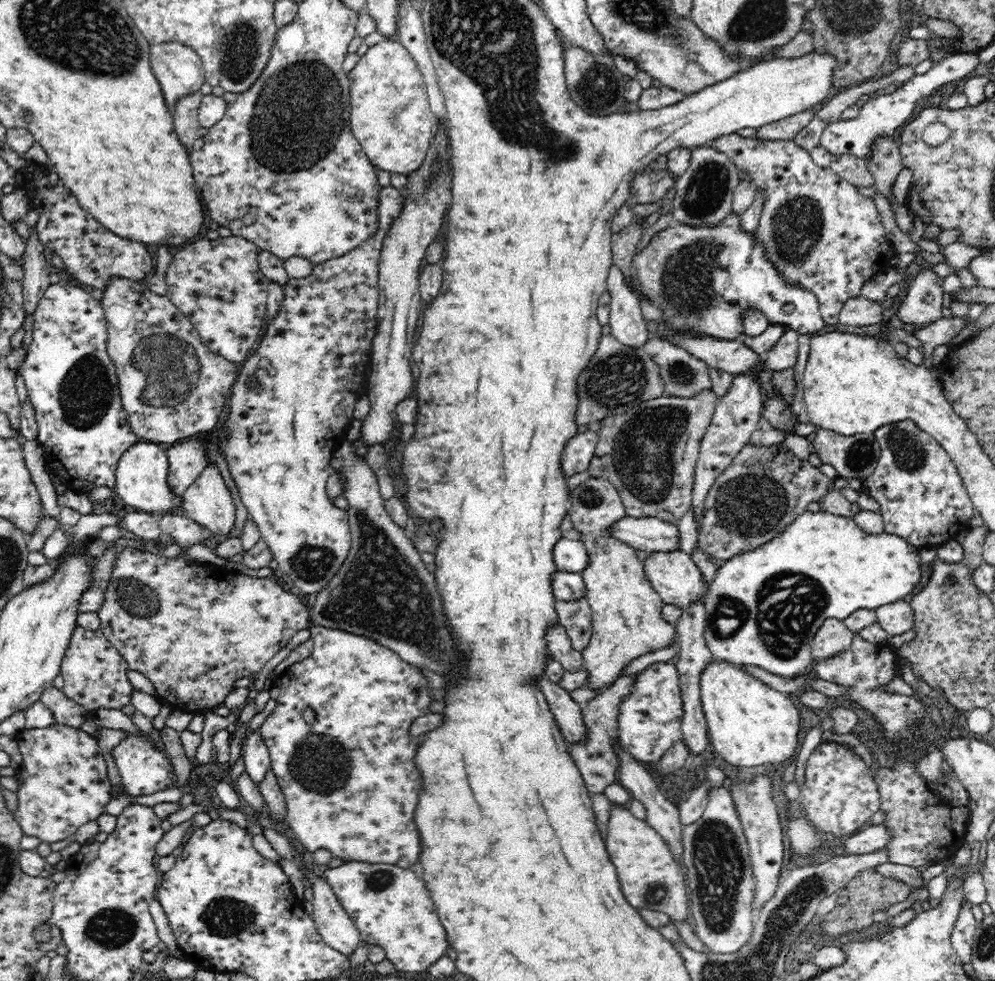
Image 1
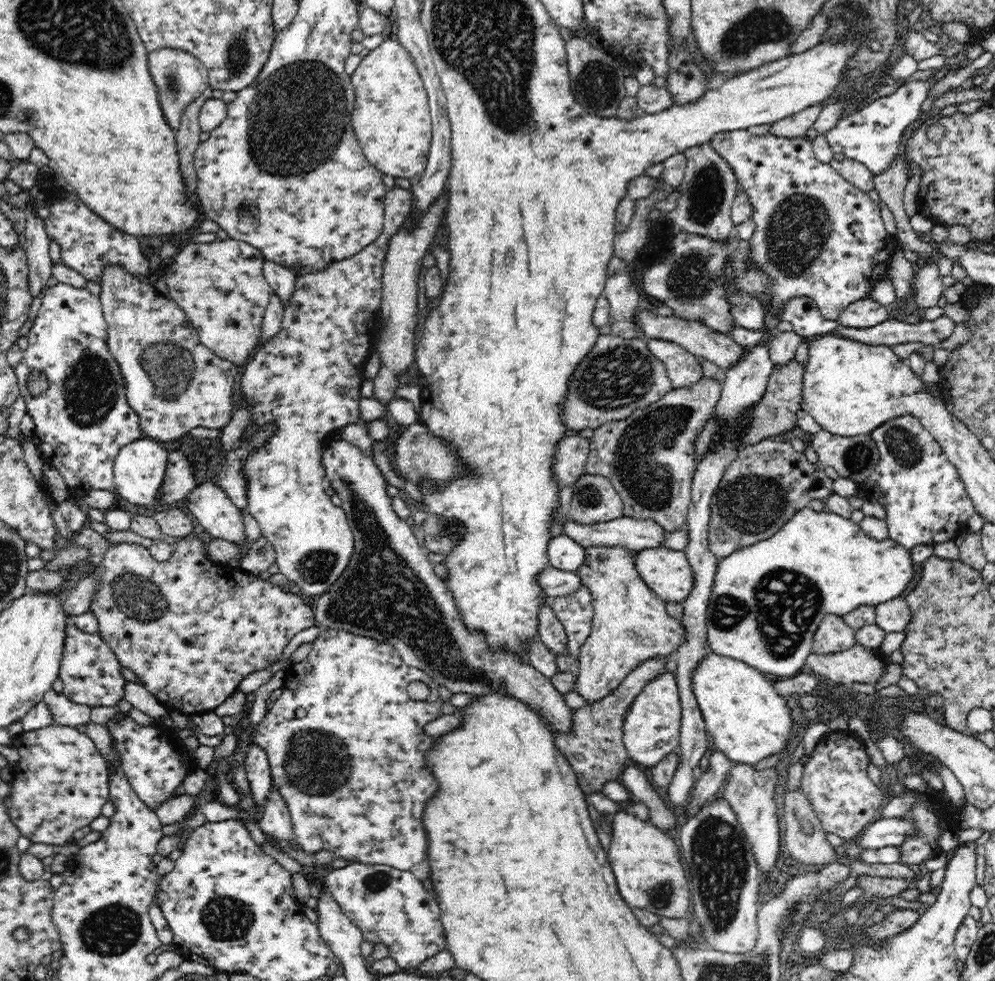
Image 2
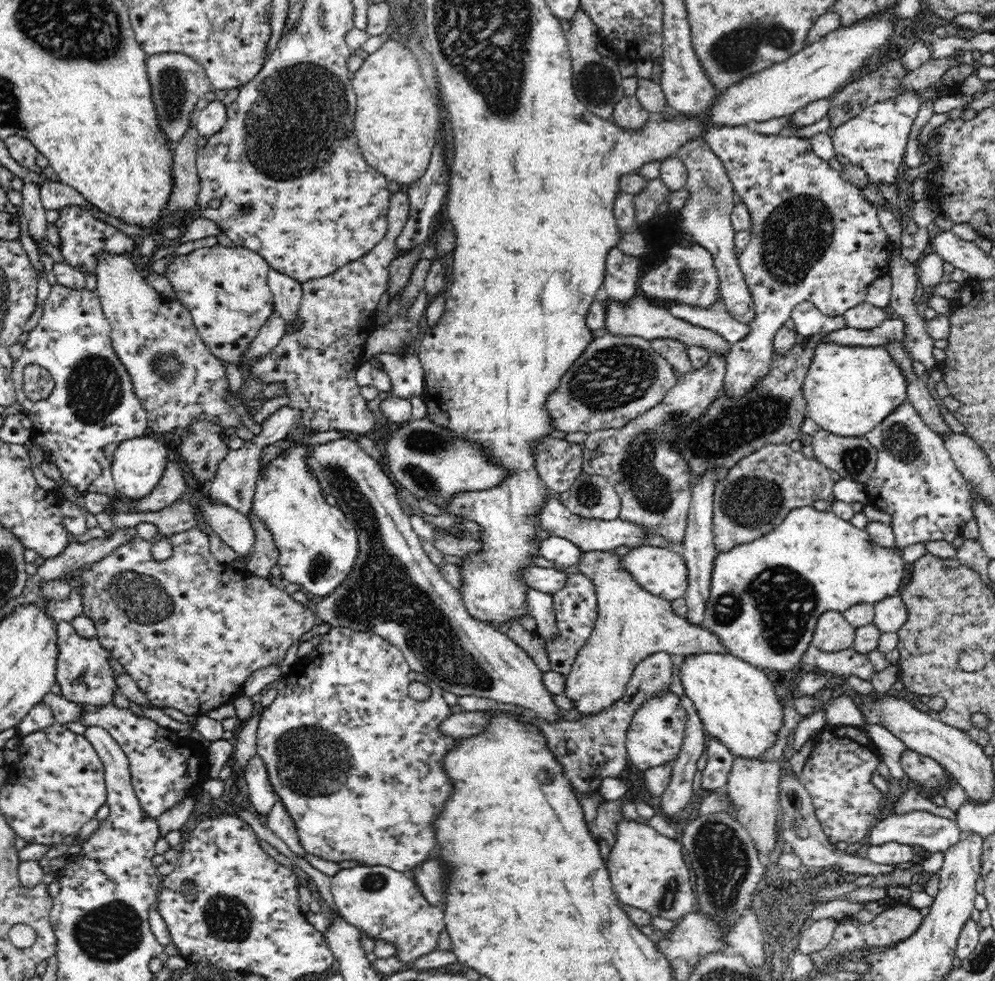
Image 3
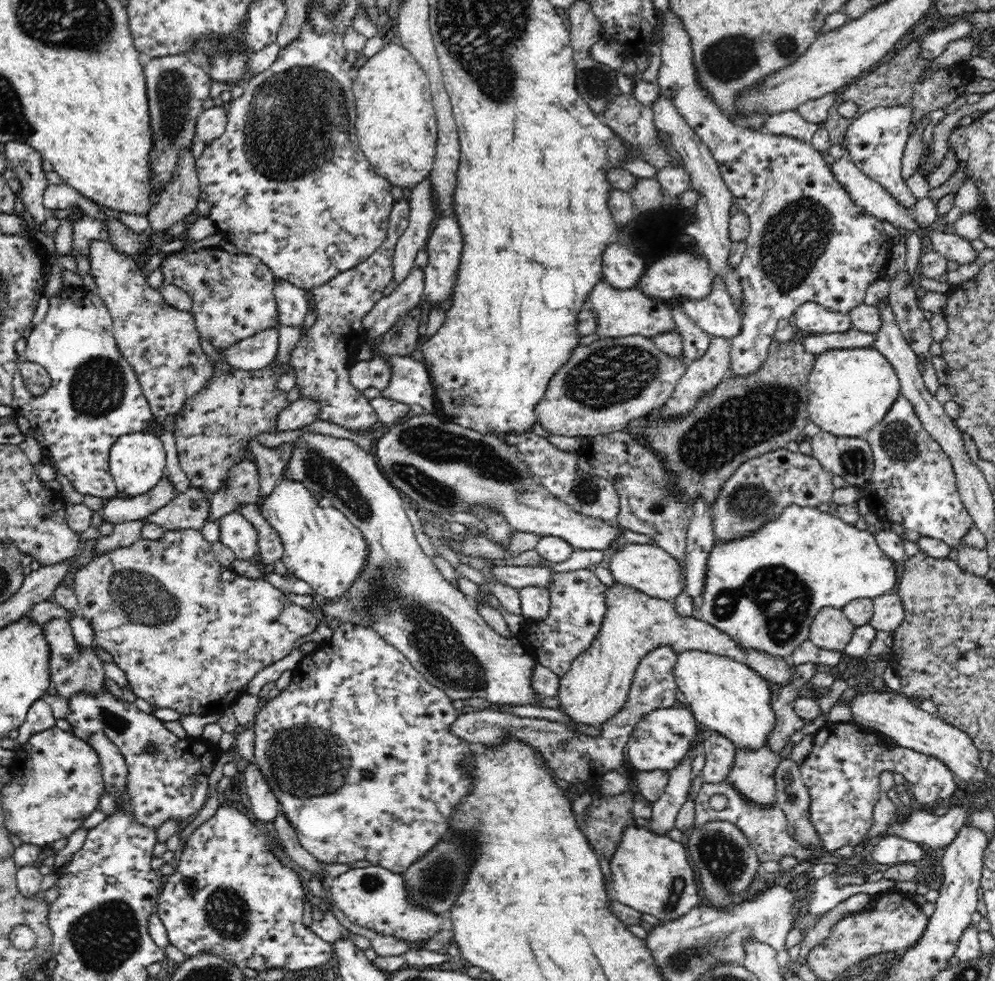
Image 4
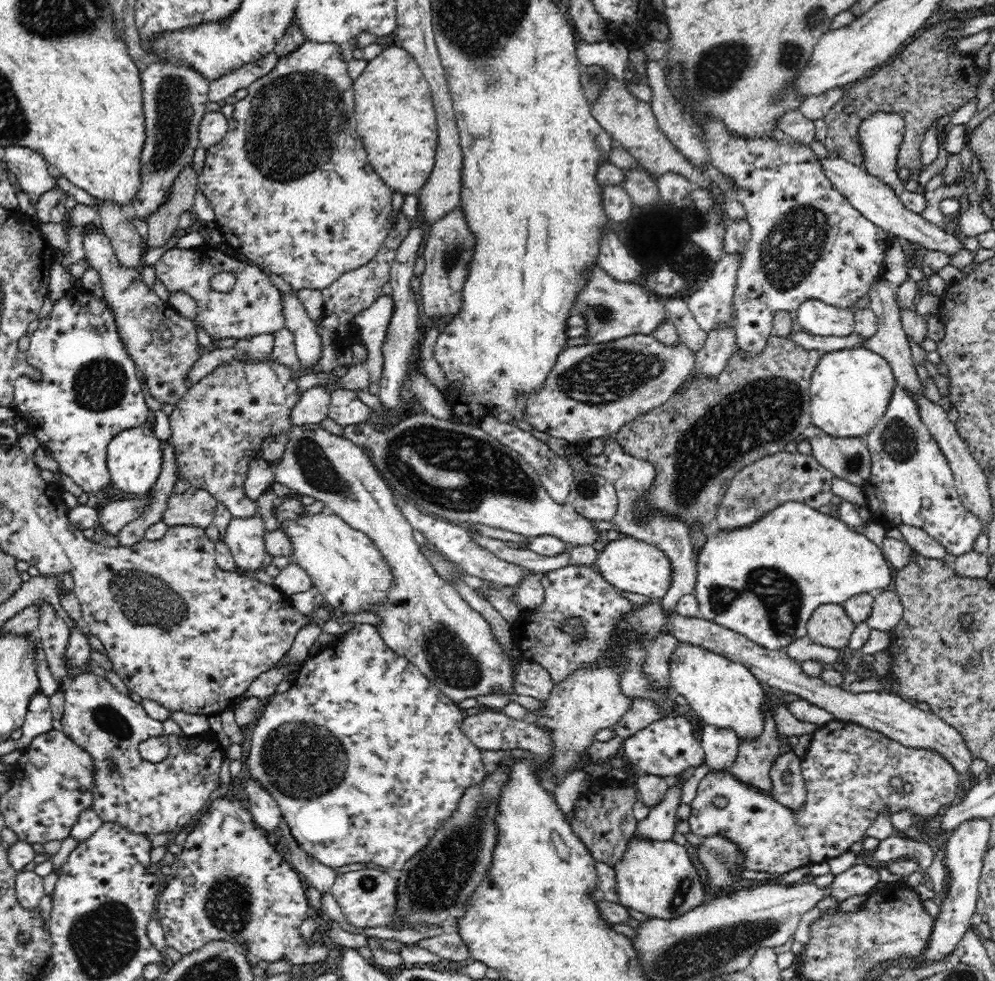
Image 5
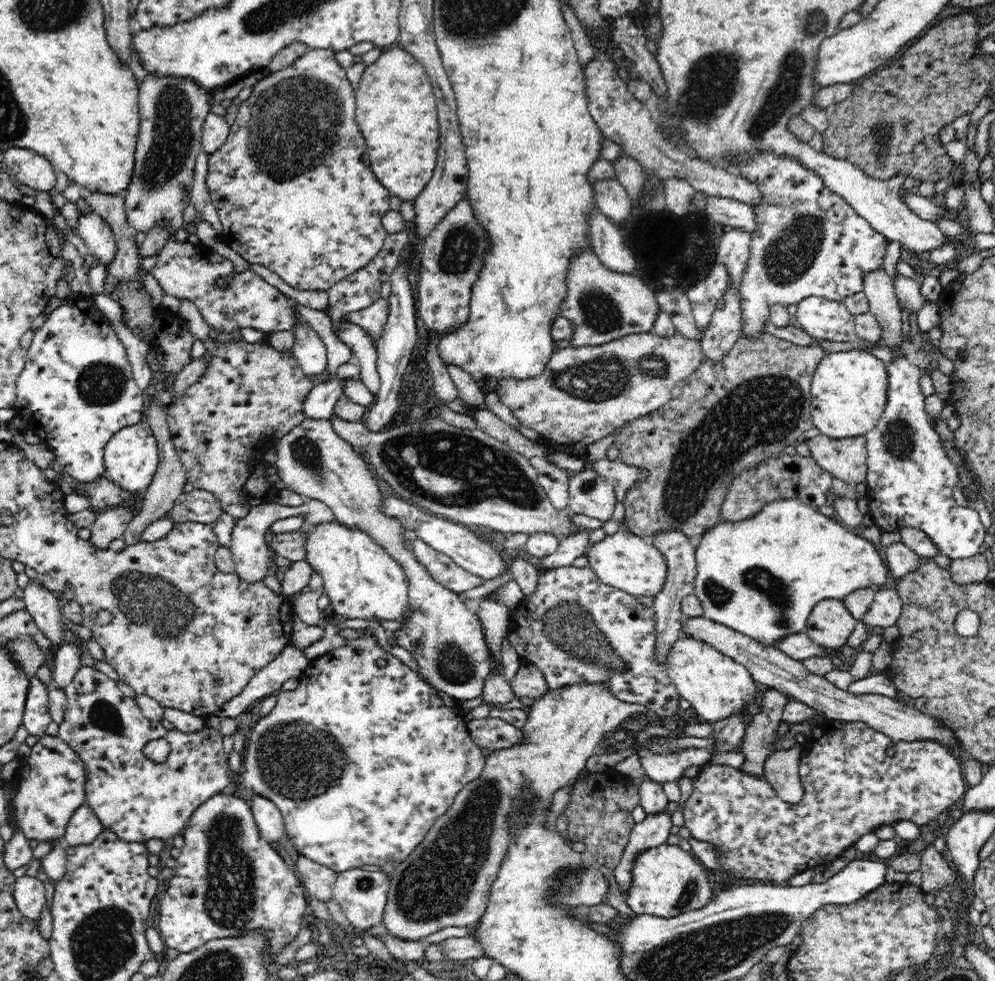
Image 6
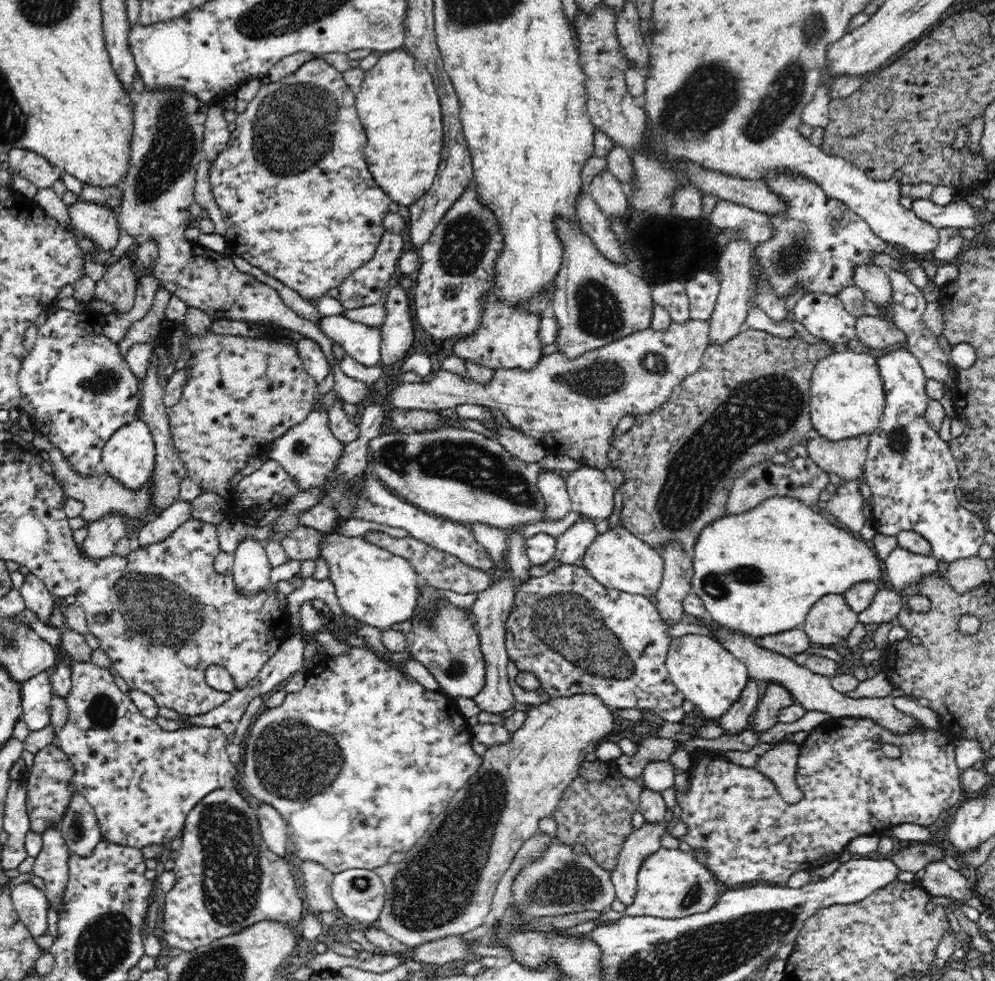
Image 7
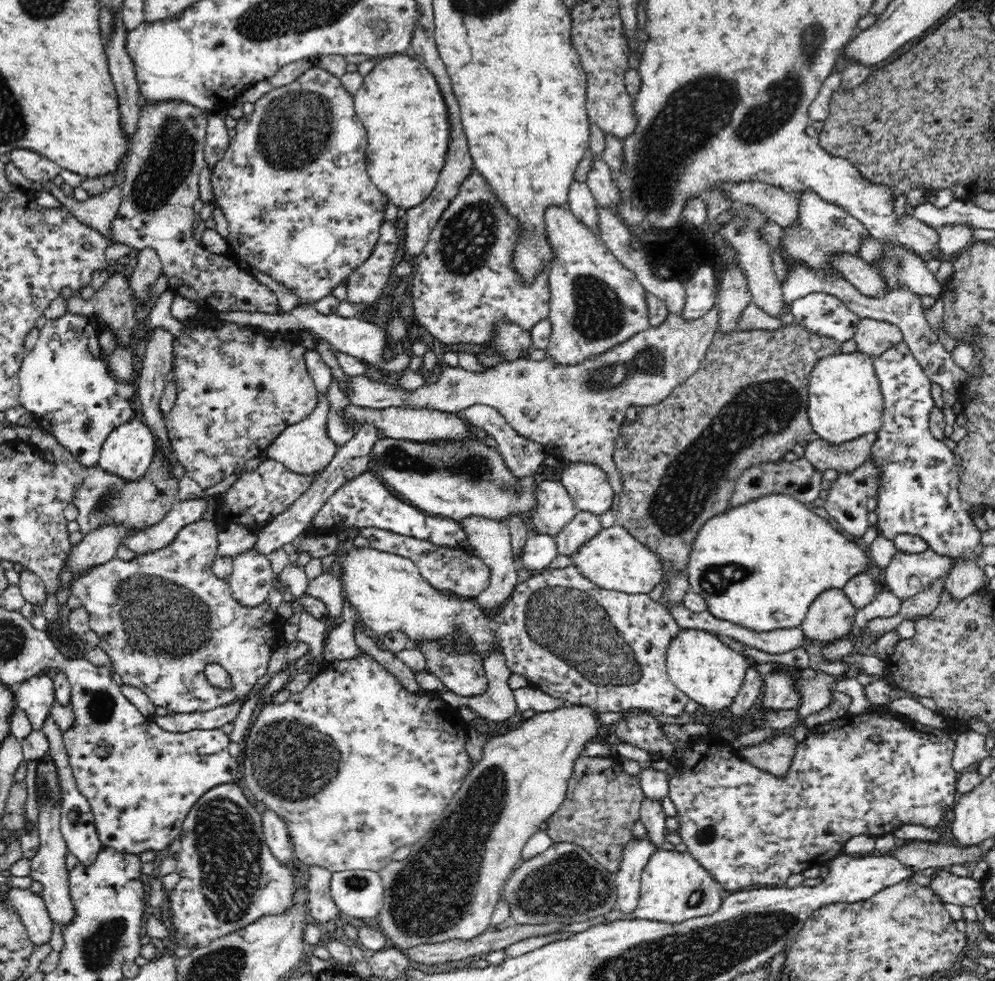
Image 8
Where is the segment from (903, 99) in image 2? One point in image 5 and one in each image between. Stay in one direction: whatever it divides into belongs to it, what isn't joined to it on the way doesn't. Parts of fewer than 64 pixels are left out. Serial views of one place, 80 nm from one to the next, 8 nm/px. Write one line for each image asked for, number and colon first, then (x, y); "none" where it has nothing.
3: (875, 140)
4: (875, 142)
5: (881, 134)

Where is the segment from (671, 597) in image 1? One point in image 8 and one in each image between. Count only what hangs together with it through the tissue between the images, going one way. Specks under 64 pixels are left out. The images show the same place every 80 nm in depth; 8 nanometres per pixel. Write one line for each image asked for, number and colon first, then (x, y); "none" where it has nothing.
2: (667, 572)
3: (660, 571)
4: (646, 568)
5: (631, 565)
6: (623, 560)
7: (617, 559)
8: (613, 560)

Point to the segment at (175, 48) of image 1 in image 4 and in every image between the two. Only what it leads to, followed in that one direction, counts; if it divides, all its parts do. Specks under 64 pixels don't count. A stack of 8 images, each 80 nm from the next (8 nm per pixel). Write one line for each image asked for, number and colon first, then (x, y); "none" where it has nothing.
2: (180, 78)
3: (177, 82)
4: (176, 89)

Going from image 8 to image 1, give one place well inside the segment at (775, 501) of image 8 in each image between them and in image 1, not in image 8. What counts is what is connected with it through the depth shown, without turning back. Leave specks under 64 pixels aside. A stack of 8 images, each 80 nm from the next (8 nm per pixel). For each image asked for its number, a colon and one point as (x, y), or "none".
1: (837, 569)
2: (821, 557)
3: (766, 596)
4: (764, 589)
5: (764, 581)
6: (762, 576)
7: (760, 573)

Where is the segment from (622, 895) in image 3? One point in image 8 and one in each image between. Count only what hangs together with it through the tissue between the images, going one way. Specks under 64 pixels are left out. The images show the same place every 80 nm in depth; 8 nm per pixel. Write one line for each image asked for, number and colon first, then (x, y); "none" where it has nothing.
4: (651, 873)
5: (658, 879)
6: (667, 882)
7: (672, 883)
8: (675, 888)

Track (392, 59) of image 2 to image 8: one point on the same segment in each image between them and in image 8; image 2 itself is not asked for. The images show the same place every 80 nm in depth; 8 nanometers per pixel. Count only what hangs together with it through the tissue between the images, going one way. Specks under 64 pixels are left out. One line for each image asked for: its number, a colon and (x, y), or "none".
3: (396, 121)
4: (396, 127)
5: (393, 103)
6: (396, 110)
7: (397, 102)
8: (399, 102)

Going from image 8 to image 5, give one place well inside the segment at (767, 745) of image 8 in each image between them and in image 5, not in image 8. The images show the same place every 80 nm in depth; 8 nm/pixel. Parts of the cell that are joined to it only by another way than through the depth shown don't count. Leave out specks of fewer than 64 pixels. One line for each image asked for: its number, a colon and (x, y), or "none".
5: (788, 785)
6: (781, 769)
7: (778, 763)

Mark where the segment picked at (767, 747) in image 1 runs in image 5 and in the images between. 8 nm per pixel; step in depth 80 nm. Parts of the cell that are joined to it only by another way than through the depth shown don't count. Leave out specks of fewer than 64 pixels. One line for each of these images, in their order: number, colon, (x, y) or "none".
2: (748, 720)
3: (736, 702)
4: (725, 695)
5: (723, 693)

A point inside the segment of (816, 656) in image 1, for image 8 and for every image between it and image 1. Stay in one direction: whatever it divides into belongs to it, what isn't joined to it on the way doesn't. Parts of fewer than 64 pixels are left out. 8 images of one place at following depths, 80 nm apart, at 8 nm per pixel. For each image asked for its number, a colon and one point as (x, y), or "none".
2: (832, 635)
3: (832, 632)
4: (831, 629)
5: (829, 625)
6: (830, 623)
7: (830, 619)
8: (831, 616)

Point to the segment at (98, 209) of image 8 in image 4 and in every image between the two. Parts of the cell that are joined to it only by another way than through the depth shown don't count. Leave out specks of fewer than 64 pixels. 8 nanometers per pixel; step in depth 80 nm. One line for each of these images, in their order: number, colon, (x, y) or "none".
4: (163, 345)
5: (162, 342)
6: (101, 241)
7: (97, 220)

